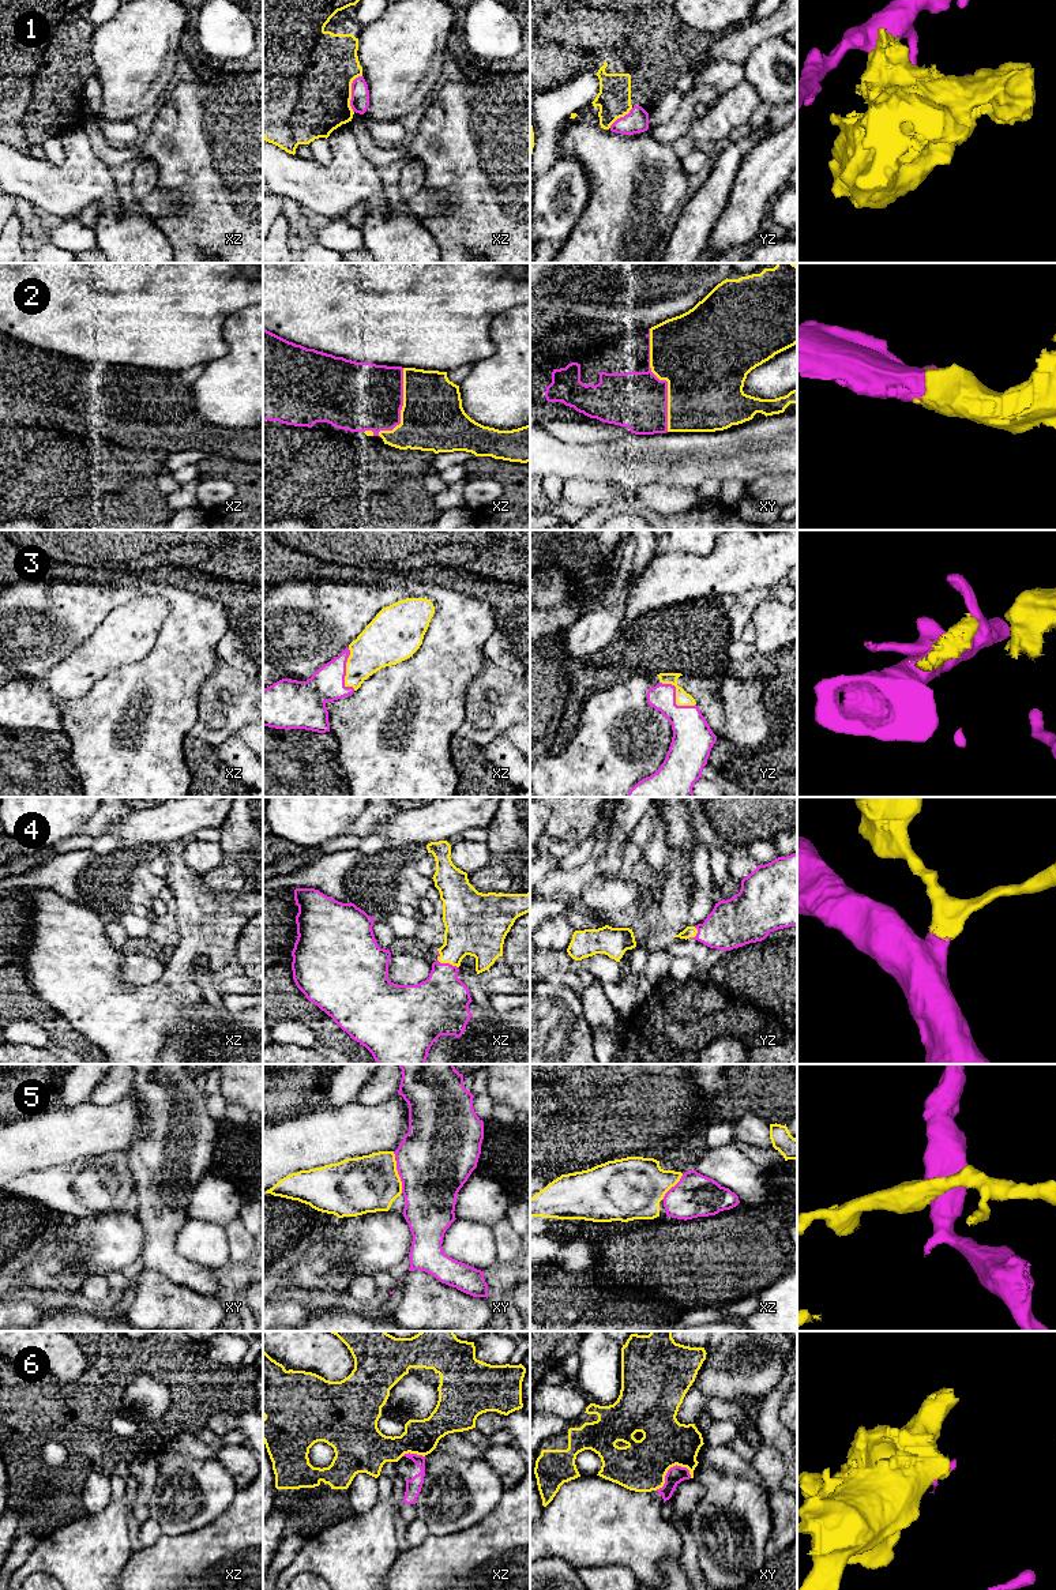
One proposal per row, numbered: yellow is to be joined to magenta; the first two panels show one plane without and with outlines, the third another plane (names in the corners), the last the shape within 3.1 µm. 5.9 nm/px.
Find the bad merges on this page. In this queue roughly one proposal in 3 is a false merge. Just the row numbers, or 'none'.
1, 3, 5, 6

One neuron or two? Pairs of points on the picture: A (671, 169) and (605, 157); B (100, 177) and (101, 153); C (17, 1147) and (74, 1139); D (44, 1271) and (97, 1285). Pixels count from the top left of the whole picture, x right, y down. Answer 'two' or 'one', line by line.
A: one
B: two
C: one
D: two

